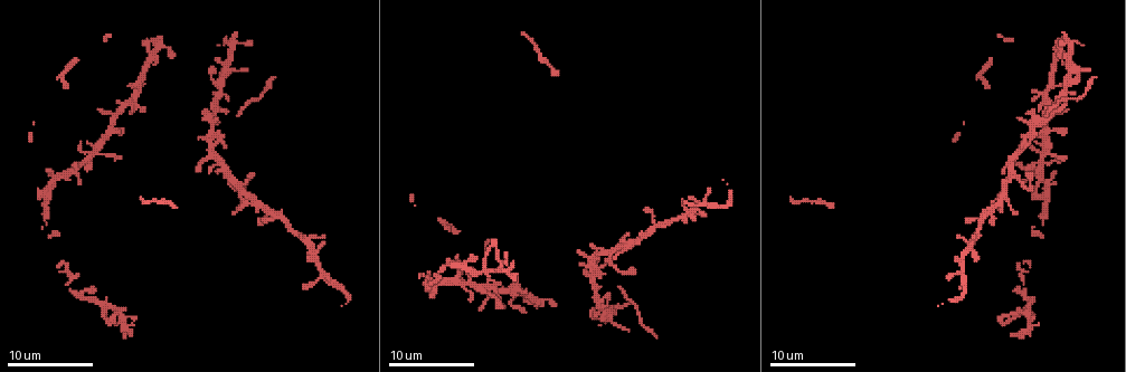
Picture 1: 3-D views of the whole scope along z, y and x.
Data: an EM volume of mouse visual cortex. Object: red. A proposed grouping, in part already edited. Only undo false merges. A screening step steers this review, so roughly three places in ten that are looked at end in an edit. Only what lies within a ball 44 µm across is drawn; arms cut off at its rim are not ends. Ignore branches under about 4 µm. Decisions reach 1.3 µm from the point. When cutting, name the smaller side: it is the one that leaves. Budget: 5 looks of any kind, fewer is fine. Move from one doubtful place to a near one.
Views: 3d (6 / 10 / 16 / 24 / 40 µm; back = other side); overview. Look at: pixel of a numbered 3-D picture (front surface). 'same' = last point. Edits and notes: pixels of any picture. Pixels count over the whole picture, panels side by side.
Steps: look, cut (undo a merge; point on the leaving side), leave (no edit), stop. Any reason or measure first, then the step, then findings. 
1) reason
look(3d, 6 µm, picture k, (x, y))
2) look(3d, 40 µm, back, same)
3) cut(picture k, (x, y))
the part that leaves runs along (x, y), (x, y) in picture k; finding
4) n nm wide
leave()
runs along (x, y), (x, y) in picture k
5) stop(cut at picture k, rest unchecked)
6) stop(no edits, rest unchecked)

four or more arms meet
look(3d, 6 µm, picture 1, (598, 299))

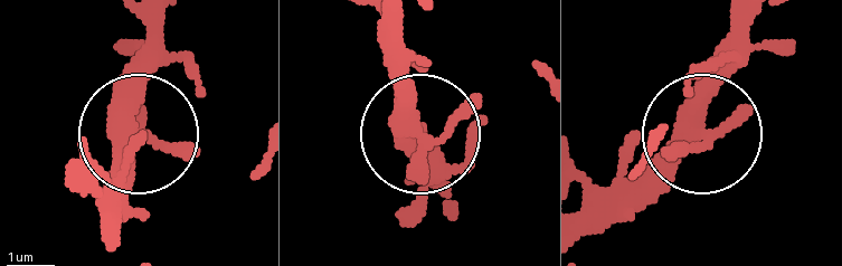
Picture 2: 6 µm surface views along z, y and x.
370 nm wide
leave()
continuous, no second neuron

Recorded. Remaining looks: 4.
small branch off a trunk
look(3d, 16 µm, picture 1, (1043, 157))

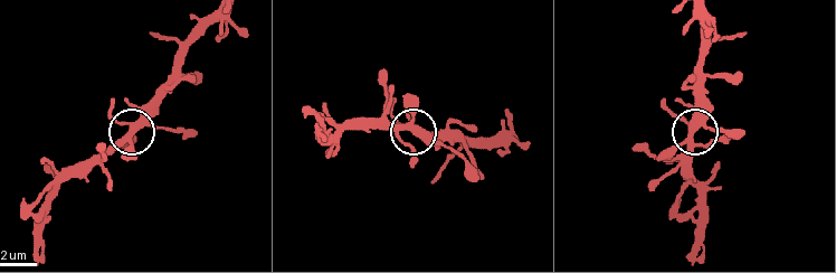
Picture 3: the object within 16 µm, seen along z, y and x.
look(3d, 16 µm, back, picture 3, (693, 132))

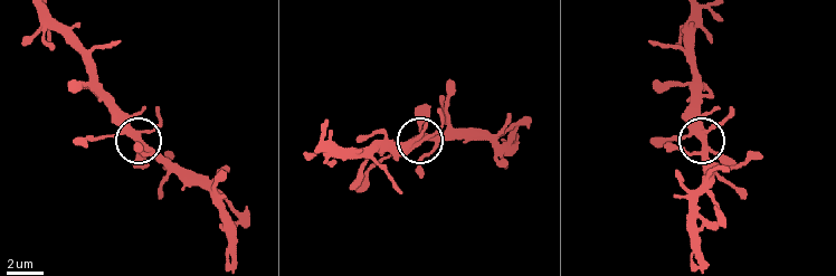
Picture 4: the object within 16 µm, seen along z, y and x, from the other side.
330 nm wide
leave()
runs along (49, 21), (134, 134), (162, 117) in picture 4; all the same neuron

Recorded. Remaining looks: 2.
three-way junction
look(3d, 10 µm, picture 1, (227, 175))

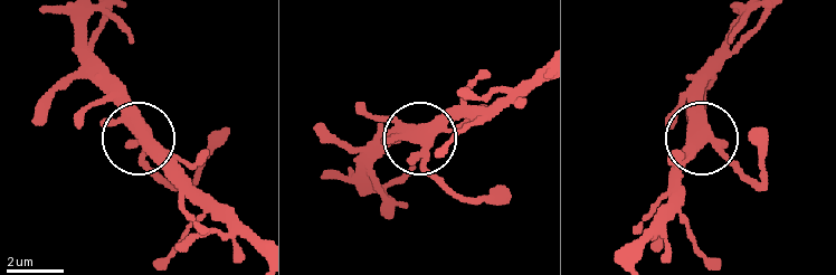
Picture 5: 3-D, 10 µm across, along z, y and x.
3 arms
leave()
continuous, no second neuron

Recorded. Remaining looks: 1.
stop(no edits, rest unchecked)

